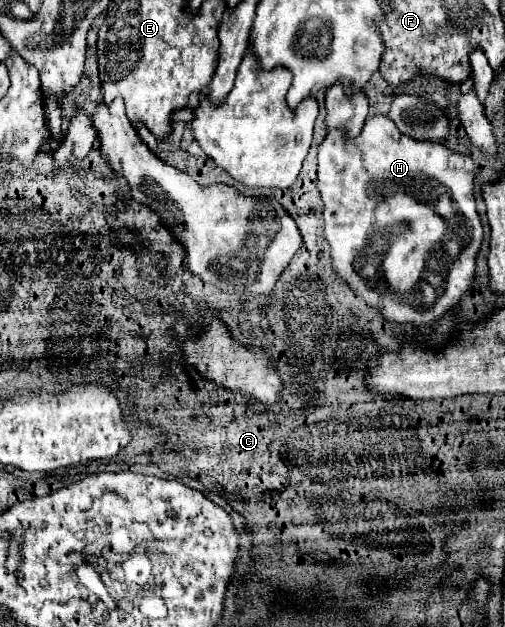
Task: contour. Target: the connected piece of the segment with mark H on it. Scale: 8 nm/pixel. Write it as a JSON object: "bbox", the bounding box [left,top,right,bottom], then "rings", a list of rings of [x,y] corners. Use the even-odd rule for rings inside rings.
{"bbox":[317,116,483,326],"rings":[[[371,116],[367,118],[363,130],[359,136],[349,138],[343,130],[329,130],[327,138],[319,146],[319,180],[317,188],[321,192],[321,198],[325,202],[325,238],[331,246],[331,256],[333,256],[333,268],[337,270],[339,276],[343,276],[353,290],[357,290],[369,306],[375,306],[381,310],[381,314],[391,320],[391,322],[409,322],[415,326],[431,324],[433,320],[441,318],[447,310],[451,310],[463,296],[463,292],[469,290],[473,276],[475,276],[475,258],[479,252],[479,244],[483,238],[483,228],[477,212],[477,204],[473,198],[473,178],[475,178],[475,166],[469,156],[451,152],[443,144],[427,142],[427,140],[415,140],[407,134],[401,134],[395,122],[387,116]],[[439,244],[439,258],[431,258],[433,246]]]}

